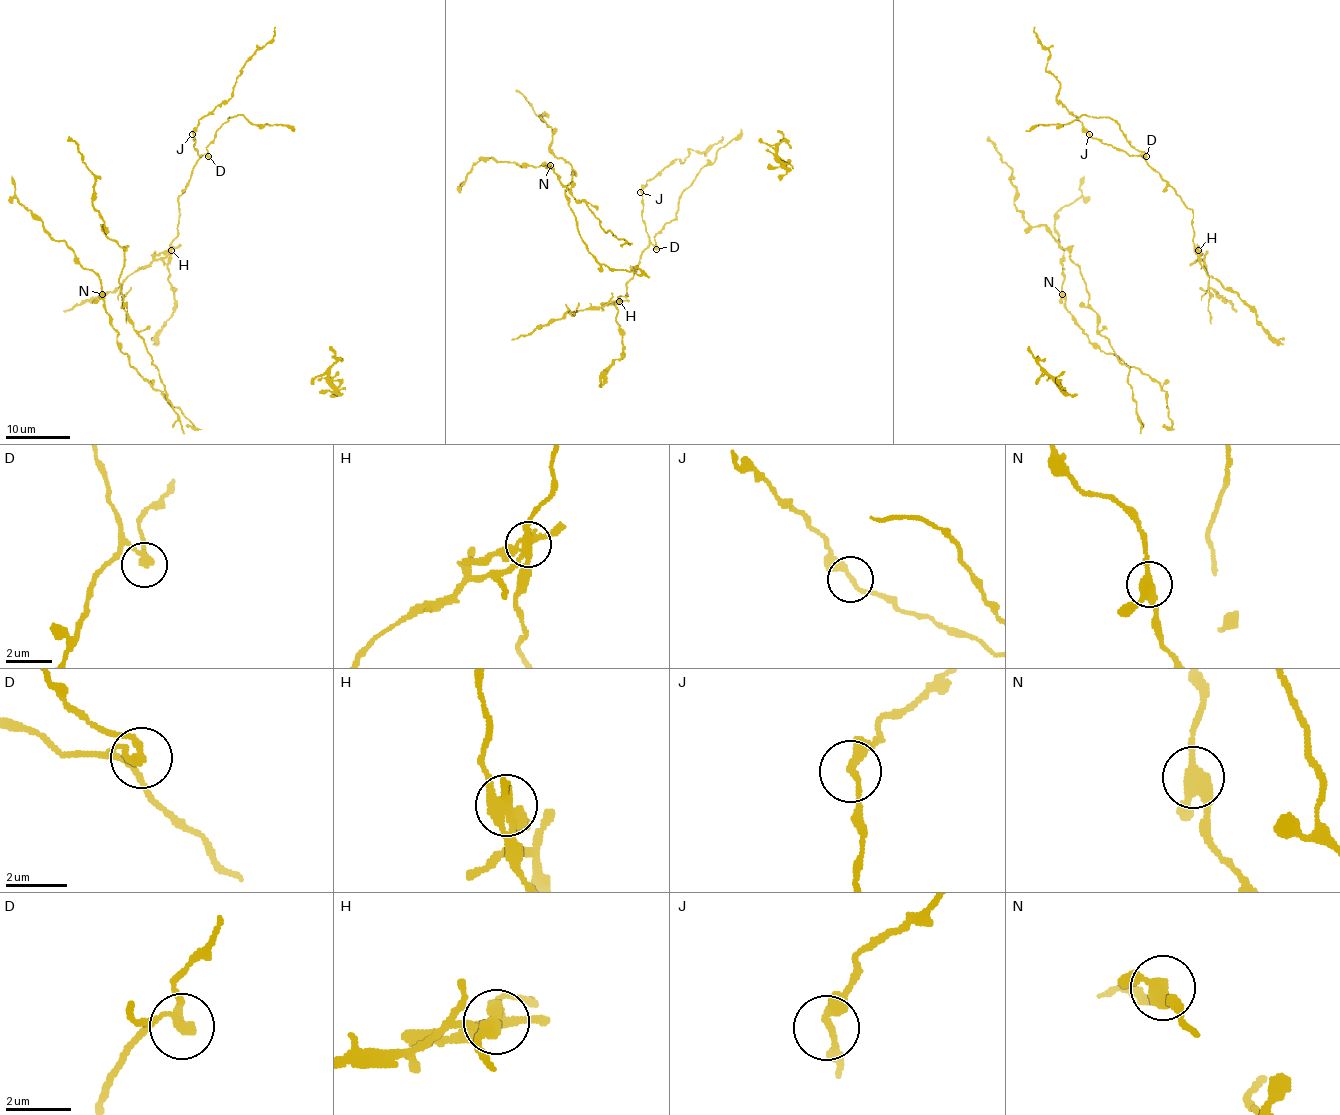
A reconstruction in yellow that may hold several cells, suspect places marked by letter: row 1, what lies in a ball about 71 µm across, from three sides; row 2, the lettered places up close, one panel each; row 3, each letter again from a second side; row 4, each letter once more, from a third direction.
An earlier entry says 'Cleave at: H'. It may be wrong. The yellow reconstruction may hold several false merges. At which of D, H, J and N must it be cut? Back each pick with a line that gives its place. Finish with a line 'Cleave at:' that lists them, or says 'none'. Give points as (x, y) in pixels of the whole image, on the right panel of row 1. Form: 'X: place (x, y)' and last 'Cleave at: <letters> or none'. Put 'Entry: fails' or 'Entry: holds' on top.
Entry: fails
D: place (1146, 156)
H: place (1198, 250)
Cleave at: D, H

